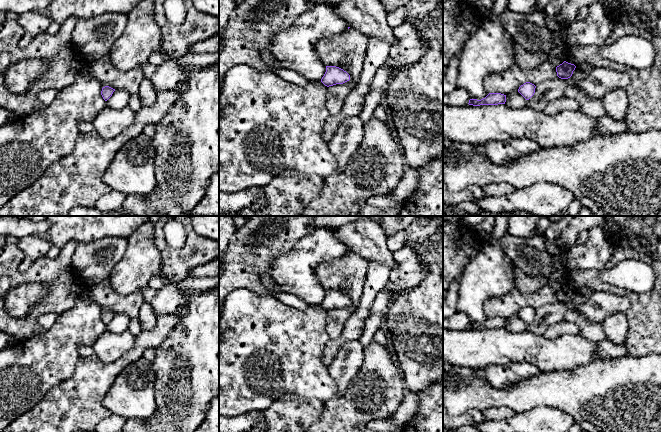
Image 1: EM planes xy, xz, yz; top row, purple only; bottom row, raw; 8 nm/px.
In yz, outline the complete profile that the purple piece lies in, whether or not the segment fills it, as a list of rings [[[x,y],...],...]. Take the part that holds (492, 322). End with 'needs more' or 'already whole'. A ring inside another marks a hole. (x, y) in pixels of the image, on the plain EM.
[[[489,317],[485,322],[481,324],[470,323],[469,329],[480,330],[480,329],[498,329],[505,328],[506,319],[501,317]]]; already whole

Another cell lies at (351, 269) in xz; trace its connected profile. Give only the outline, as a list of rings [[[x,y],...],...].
[[[355,252],[321,263],[317,268],[316,276],[325,290],[340,292],[346,284],[348,289],[345,295],[350,299],[352,312],[356,311],[363,293],[367,277],[369,261]]]

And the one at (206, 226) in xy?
[[[190,216],[194,231],[204,237],[219,241],[219,216]]]

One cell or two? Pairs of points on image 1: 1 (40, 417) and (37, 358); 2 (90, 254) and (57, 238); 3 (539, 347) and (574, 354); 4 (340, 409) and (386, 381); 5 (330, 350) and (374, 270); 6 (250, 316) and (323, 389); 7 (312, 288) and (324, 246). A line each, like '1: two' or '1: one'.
1: two
2: two
3: one
4: one
5: one
6: one
7: one

